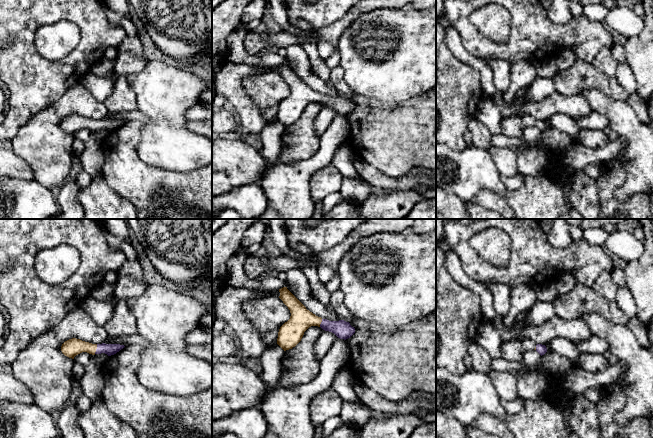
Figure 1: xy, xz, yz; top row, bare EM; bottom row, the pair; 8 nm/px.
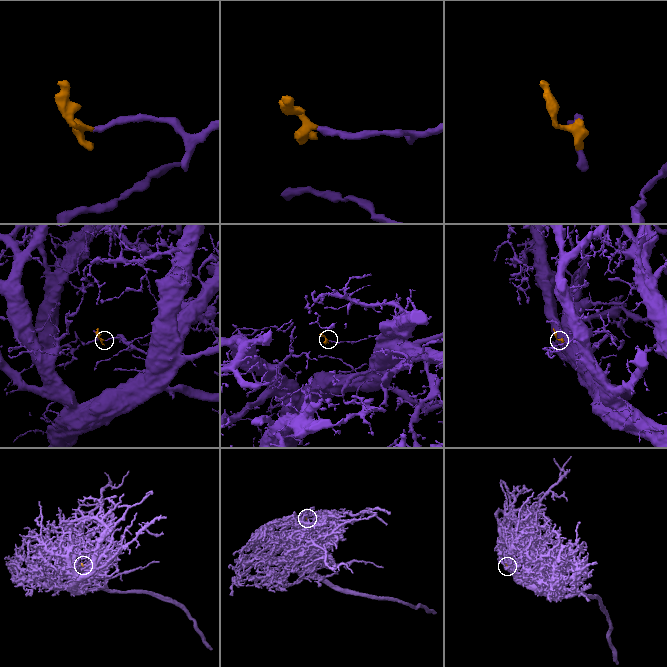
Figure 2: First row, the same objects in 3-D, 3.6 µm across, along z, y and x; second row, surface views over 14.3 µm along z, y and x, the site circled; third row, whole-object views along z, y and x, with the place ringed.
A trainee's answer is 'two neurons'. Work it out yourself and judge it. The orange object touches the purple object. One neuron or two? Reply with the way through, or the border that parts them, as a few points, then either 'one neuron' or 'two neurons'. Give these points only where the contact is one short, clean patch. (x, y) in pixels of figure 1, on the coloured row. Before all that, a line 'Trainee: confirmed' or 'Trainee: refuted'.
Trainee: refuted
way xy (72, 347), (96, 348), (110, 349); one neuron

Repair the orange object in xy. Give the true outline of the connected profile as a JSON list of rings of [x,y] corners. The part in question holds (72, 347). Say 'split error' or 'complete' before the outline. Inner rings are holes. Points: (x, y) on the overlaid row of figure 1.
split error; [[[72,338],[62,344],[61,351],[65,356],[74,359],[76,355],[82,352],[87,352],[92,355],[105,353],[108,356],[111,356],[124,347],[124,345],[120,344],[92,344],[80,339]]]

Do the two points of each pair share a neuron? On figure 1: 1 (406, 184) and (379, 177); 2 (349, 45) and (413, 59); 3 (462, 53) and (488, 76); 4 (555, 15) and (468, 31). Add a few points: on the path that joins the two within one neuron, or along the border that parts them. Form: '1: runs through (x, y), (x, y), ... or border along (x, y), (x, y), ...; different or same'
1: runs through (399, 183), (386, 182); same
2: runs through (365, 46), (375, 48), (389, 55), (397, 55); same
3: runs through (468, 58), (482, 70); same
4: border along (546, 10), (555, 22), (567, 22), (572, 16); different

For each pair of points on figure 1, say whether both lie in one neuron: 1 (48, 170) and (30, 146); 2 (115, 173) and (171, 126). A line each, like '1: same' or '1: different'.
1: same
2: different

